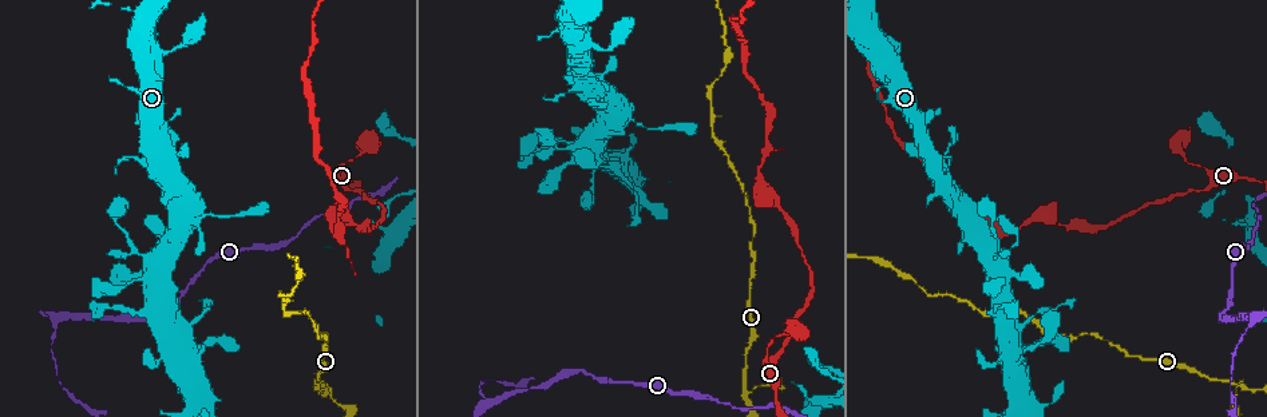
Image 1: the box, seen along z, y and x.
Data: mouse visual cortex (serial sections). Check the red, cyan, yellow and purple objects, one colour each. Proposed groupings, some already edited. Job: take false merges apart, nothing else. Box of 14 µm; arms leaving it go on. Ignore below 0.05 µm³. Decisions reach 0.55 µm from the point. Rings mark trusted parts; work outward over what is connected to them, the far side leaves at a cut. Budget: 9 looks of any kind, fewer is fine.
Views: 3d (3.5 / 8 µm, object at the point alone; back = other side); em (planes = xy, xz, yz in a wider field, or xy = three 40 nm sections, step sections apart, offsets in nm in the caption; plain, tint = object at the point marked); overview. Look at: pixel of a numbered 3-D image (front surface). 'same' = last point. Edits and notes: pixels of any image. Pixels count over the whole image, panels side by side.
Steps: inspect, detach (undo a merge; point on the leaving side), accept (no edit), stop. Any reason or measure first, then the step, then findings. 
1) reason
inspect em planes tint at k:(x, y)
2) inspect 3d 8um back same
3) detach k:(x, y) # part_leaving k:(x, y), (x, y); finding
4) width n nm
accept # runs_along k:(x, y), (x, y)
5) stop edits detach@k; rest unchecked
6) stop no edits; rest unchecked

abrupt turn
inspect 3d 3.5um back at 1:(156, 366)

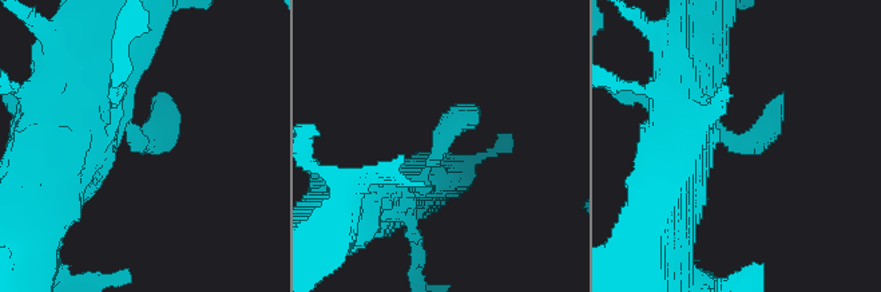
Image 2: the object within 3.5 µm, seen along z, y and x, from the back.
inspect em planes tint at 2:(438, 147)

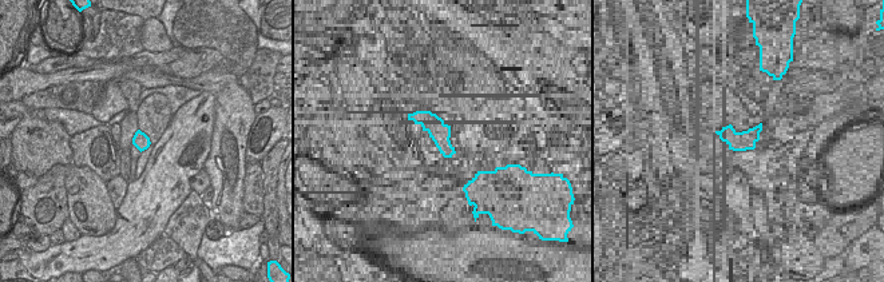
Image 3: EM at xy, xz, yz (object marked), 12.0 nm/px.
width 200 nm
accept # runs_along 2:(387, 200), (424, 180), (465, 105); one cell here

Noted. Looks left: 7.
calibre changes
inspect 3d 3.5um at 1:(1026, 323)

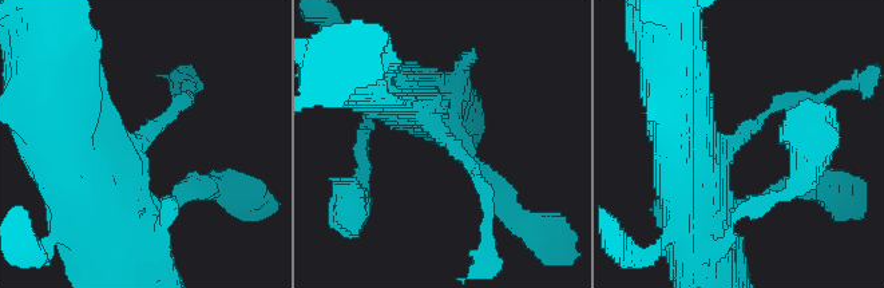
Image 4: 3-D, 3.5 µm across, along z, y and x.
inspect em xy step 3 tint at 4:(446, 140)

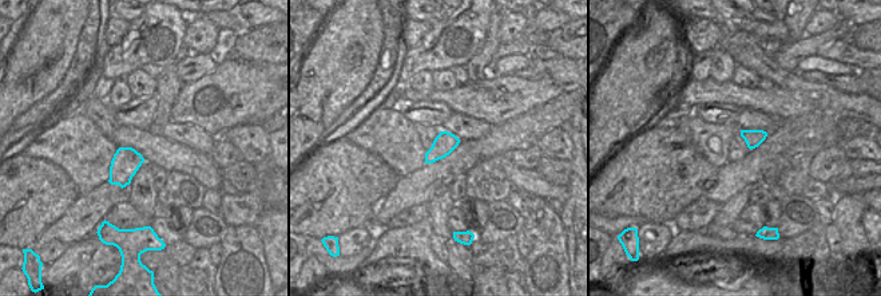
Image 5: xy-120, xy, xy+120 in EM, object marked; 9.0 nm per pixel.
inspect em xy step 5 tint same

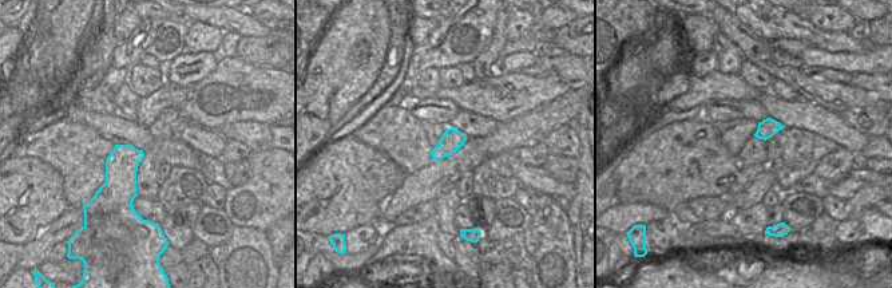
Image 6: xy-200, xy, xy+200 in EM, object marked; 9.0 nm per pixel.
accept # runs_along 4:(388, 93), (466, 158), (486, 202); one cell here

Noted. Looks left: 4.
inspect 3d 3.5um at 1:(744, 393)

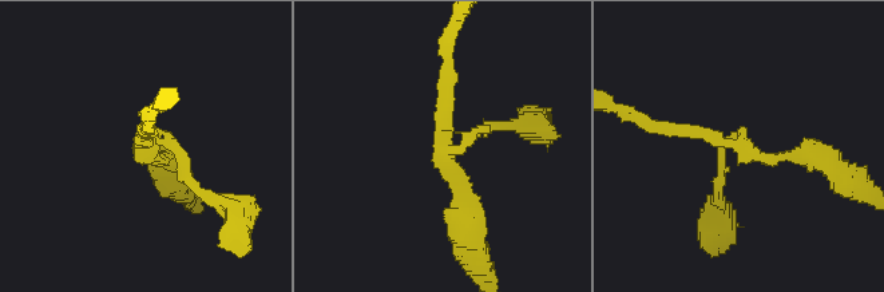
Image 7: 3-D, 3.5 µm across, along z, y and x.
shape alone is not enough
inspect em planes plain at 7:(446, 151)

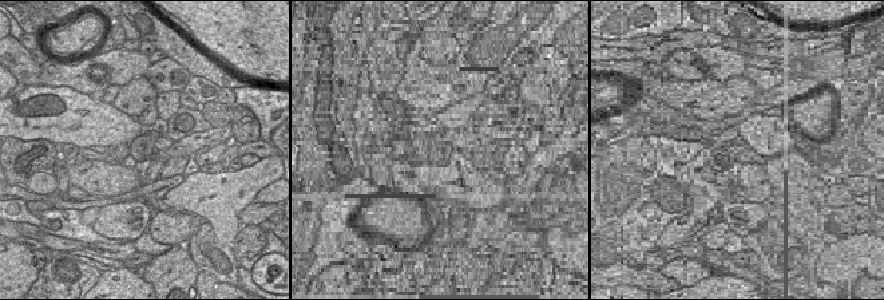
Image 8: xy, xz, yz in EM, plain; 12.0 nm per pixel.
where the object lies
inspect em planes tint same

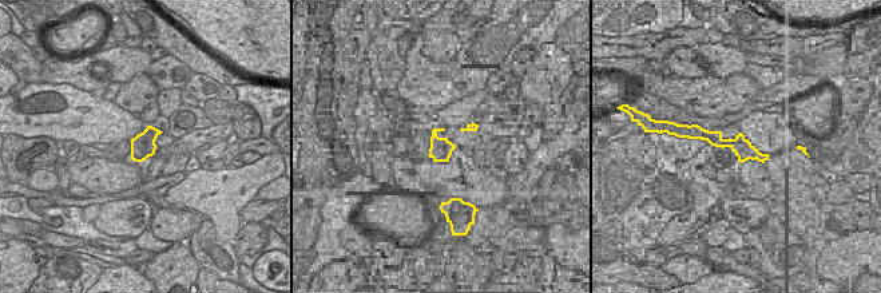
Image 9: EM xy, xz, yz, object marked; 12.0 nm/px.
accept # continuous, no second cell

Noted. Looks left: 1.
stop no edits; rest unchecked

